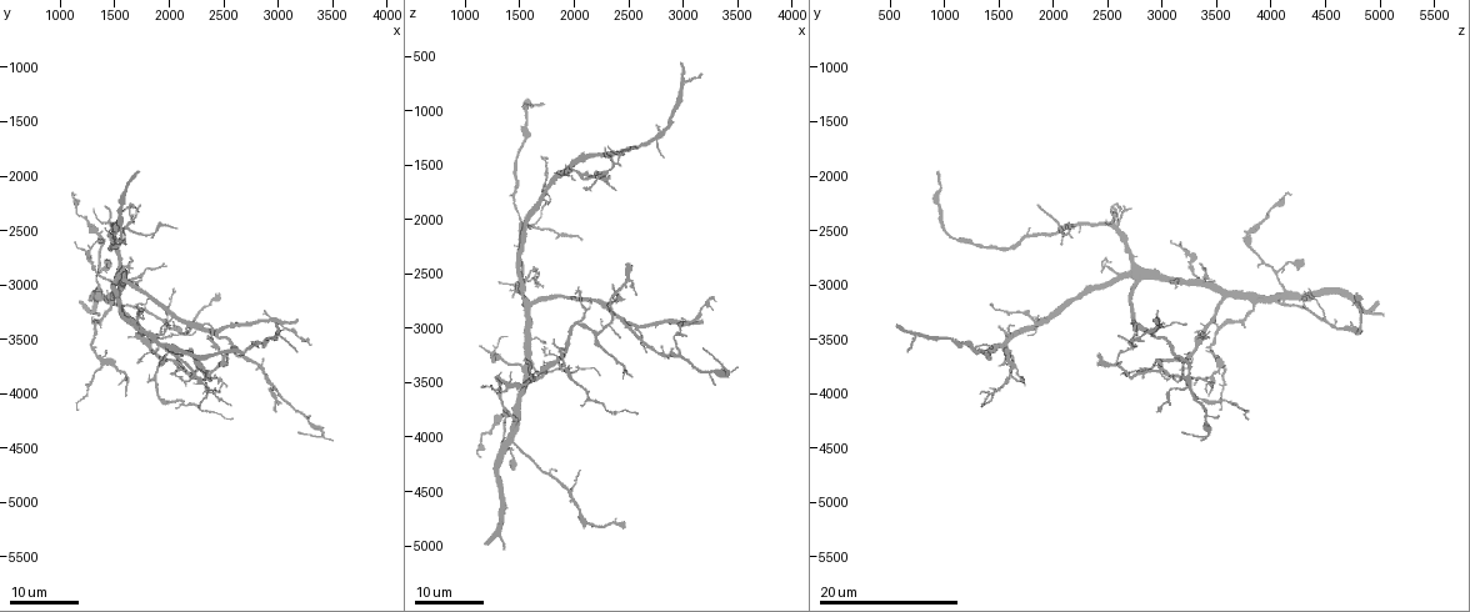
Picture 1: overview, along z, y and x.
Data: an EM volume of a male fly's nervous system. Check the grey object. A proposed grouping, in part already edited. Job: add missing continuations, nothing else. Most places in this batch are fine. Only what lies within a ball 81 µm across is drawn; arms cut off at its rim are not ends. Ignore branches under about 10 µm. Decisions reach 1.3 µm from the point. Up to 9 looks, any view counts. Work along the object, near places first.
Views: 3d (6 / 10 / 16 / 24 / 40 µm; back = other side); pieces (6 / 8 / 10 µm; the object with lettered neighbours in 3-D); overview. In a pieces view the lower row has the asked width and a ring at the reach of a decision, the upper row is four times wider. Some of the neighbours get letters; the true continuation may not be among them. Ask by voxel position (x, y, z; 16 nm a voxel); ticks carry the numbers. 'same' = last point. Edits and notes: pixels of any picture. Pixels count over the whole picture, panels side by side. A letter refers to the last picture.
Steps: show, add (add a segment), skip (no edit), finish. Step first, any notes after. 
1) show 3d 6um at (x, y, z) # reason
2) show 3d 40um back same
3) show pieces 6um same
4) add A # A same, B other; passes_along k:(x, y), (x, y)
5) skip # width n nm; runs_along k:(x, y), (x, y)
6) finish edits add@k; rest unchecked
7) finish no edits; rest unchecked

show 3d 16um at (1940, 2800, 3360) # free end

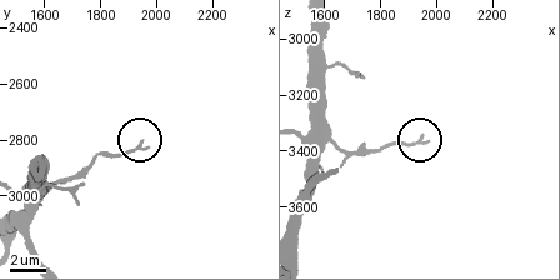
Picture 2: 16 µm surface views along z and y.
show pieces 8um at (1970, 2830, 3370)

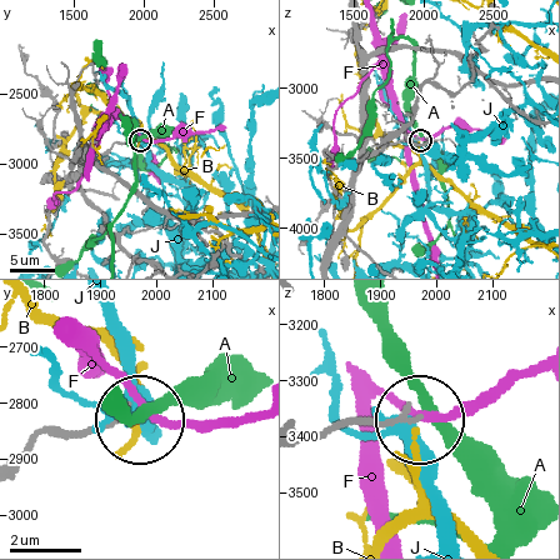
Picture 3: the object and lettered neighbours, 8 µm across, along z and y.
skip # A other, B other, F other, J other; none of them fits

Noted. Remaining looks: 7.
show 3d 24um at (1660, 2780, 2500) # tapers out

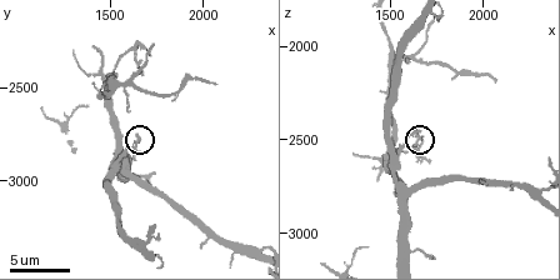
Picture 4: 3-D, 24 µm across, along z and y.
show pieces 6um at (1660, 2780, 2480)

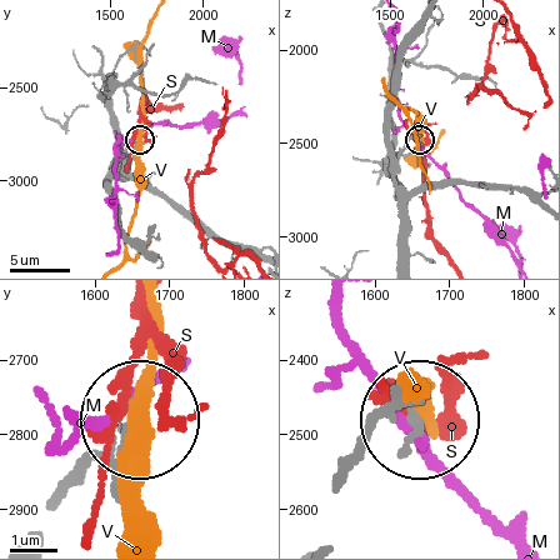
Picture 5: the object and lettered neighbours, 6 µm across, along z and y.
skip # M other, S other, V other; no lettered segment goes on from it

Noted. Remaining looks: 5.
show 3d 24um at (2320, 3500, 2620) # thin end

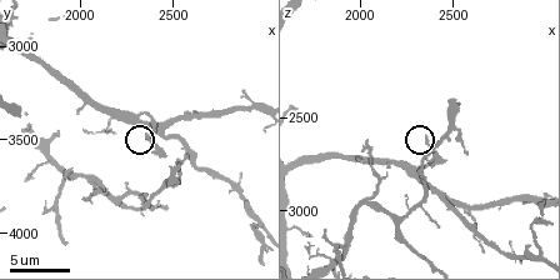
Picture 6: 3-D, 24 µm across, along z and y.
show pieces 8um at (2360, 3480, 2600)

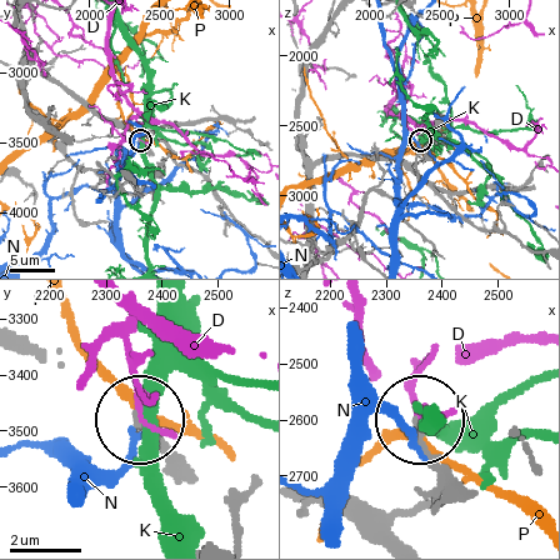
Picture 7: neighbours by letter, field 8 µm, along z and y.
skip # width 180 nm; D other, K other, N other, P other; none of them fits

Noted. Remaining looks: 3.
show pieces 10um at (2020, 3820, 2640)

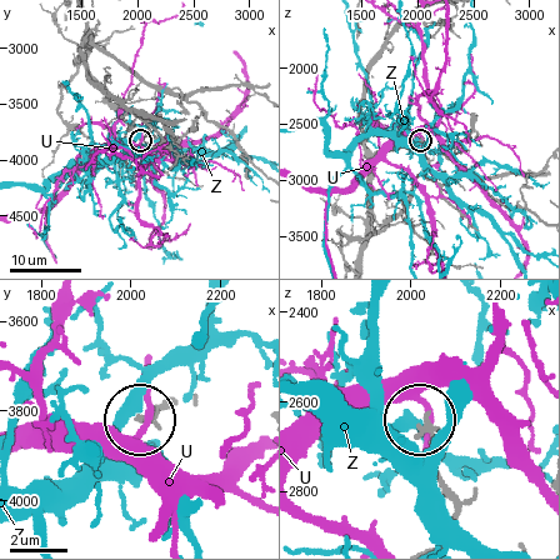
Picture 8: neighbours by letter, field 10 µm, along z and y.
skip # width 220 nm; U other, Z other; none of them fits

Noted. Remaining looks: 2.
finish no edits; rest unchecked

